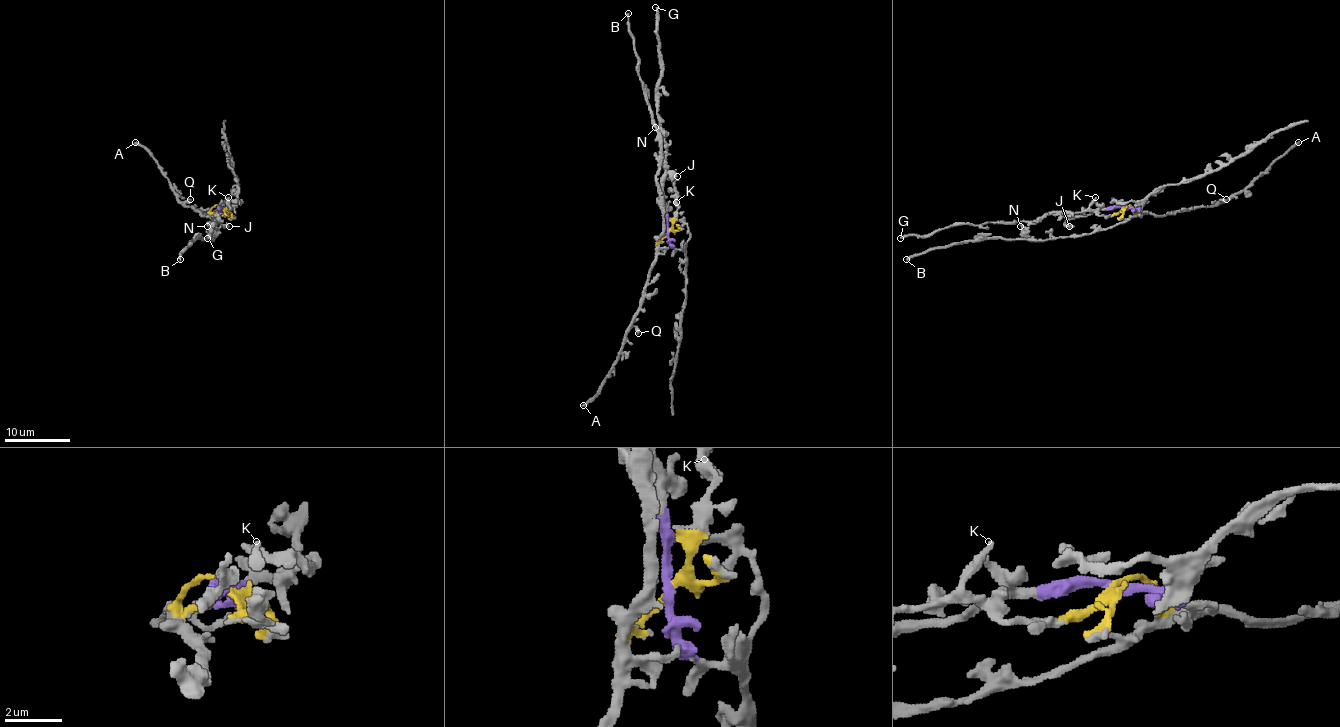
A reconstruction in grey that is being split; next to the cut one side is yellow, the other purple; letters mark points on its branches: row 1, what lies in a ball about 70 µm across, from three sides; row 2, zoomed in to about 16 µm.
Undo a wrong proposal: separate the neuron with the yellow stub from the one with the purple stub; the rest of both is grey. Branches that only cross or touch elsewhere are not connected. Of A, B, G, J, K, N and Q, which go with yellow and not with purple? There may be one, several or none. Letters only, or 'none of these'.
A, B, K, N, Q

